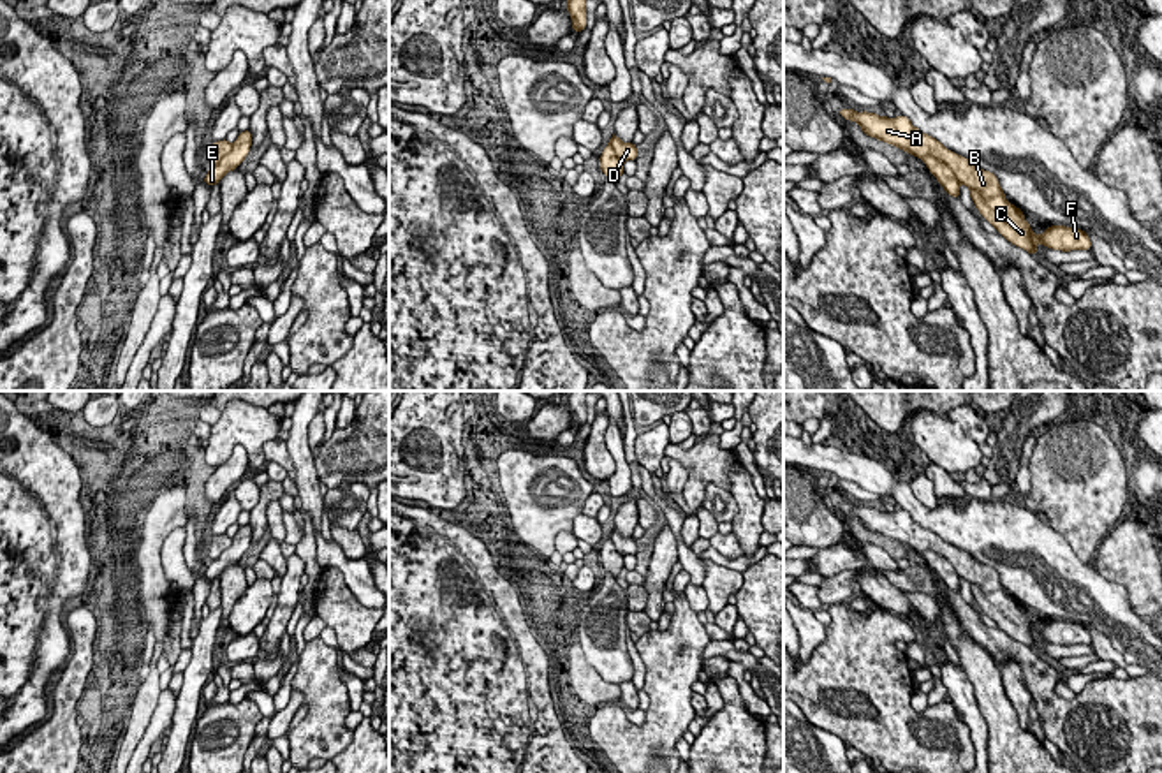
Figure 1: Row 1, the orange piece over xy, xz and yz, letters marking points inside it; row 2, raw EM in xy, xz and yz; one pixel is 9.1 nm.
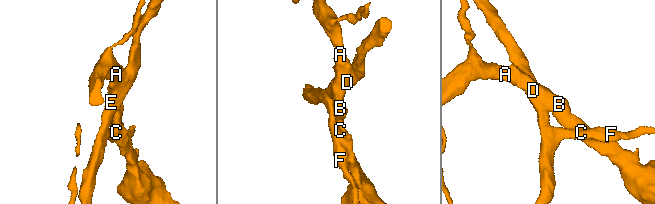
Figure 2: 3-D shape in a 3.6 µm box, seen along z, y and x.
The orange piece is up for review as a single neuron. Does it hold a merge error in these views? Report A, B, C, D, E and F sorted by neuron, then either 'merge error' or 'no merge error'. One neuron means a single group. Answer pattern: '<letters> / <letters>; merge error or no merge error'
A B C / D E F; merge error

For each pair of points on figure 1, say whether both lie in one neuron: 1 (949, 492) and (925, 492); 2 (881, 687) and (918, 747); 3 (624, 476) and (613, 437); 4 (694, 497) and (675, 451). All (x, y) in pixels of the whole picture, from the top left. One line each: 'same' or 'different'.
1: different
2: same
3: same
4: same

